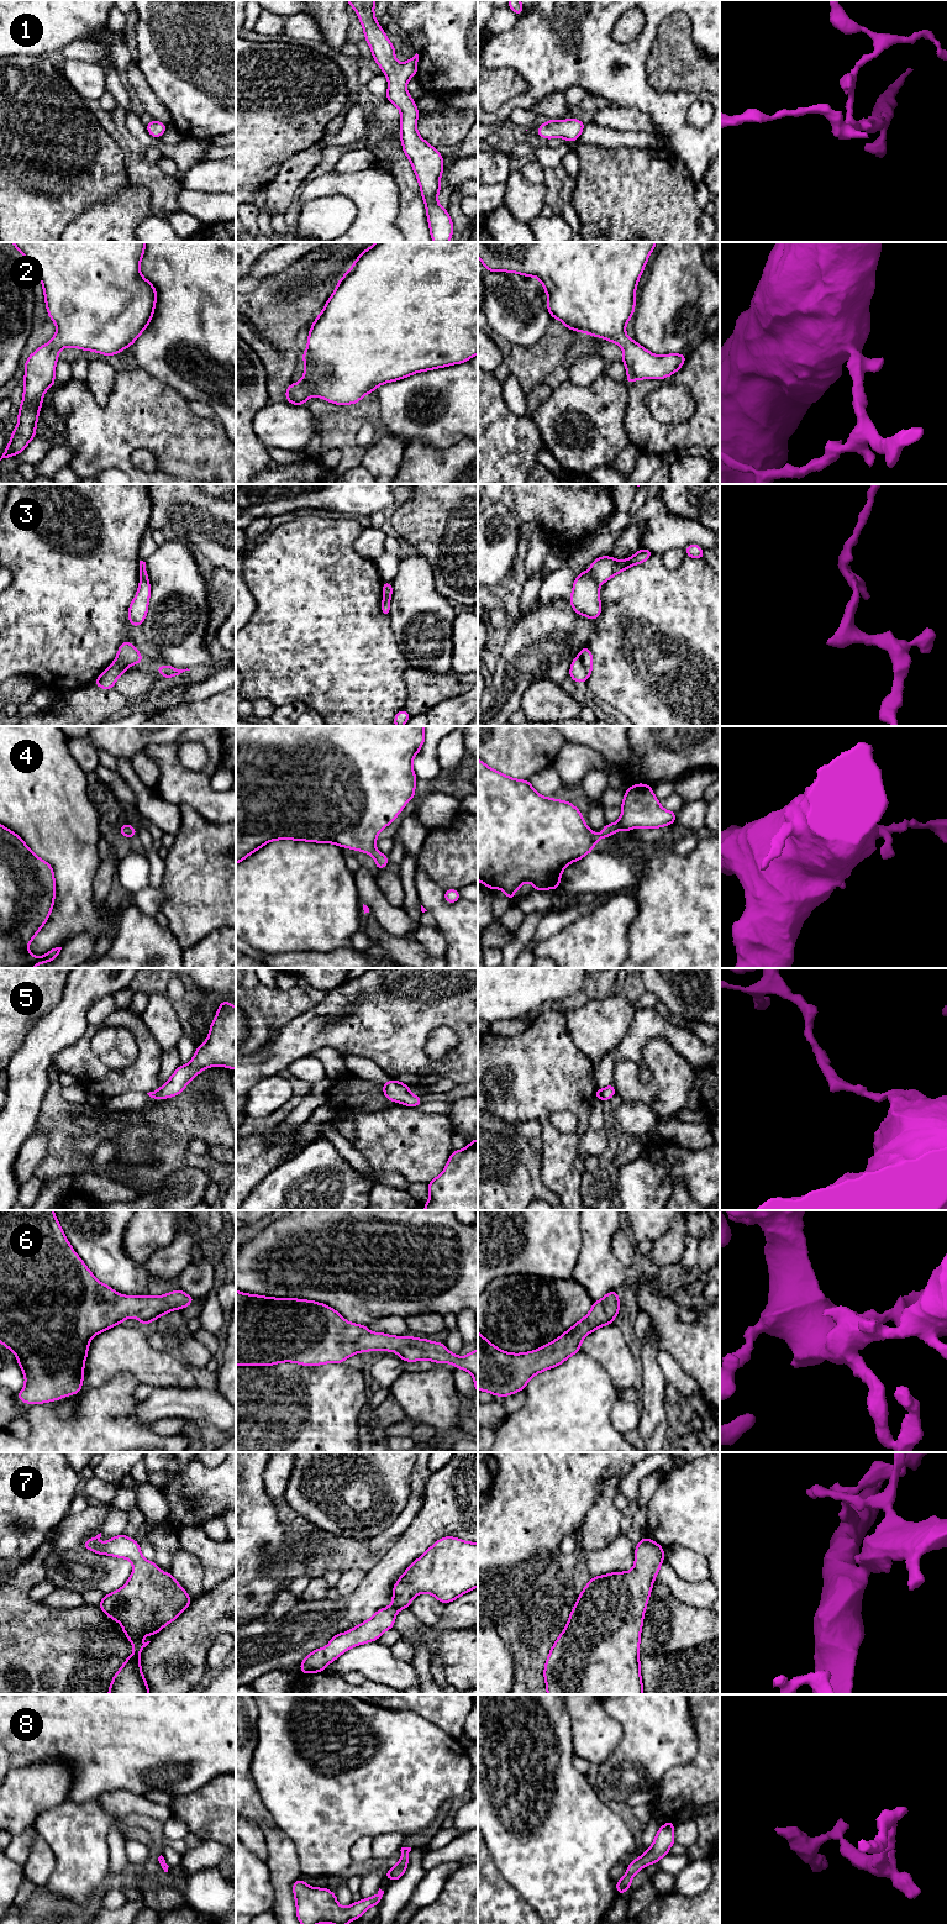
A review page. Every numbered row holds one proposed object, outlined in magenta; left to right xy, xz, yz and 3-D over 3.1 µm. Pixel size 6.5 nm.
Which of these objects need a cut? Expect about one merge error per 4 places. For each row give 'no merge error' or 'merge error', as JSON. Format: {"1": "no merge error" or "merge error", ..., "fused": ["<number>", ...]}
{"1": "no merge error", "2": "no merge error", "3": "merge error", "4": "no merge error", "5": "no merge error", "6": "no merge error", "7": "no merge error", "8": "no merge error", "fused": ["3"]}

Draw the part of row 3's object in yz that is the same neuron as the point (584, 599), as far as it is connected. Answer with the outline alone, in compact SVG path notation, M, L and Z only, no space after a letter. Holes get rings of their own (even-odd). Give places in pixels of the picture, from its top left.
M589 571L577 575L569 600L575 614L598 620L601 613L599 584Z

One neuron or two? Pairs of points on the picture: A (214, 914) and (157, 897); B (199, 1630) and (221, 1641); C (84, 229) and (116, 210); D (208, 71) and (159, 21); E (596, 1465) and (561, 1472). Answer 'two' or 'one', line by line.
A: two
B: two
C: one
D: one
E: one

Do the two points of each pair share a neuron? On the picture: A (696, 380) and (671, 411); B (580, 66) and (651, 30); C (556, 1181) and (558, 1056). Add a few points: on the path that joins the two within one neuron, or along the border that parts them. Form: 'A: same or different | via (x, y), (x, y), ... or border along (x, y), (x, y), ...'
A: different | border along (659, 387), (683, 384), (694, 401), (692, 416)
B: same | via (599, 63), (624, 59), (635, 48)
C: same | via (556, 1150), (556, 1145), (545, 1123), (545, 1087)

